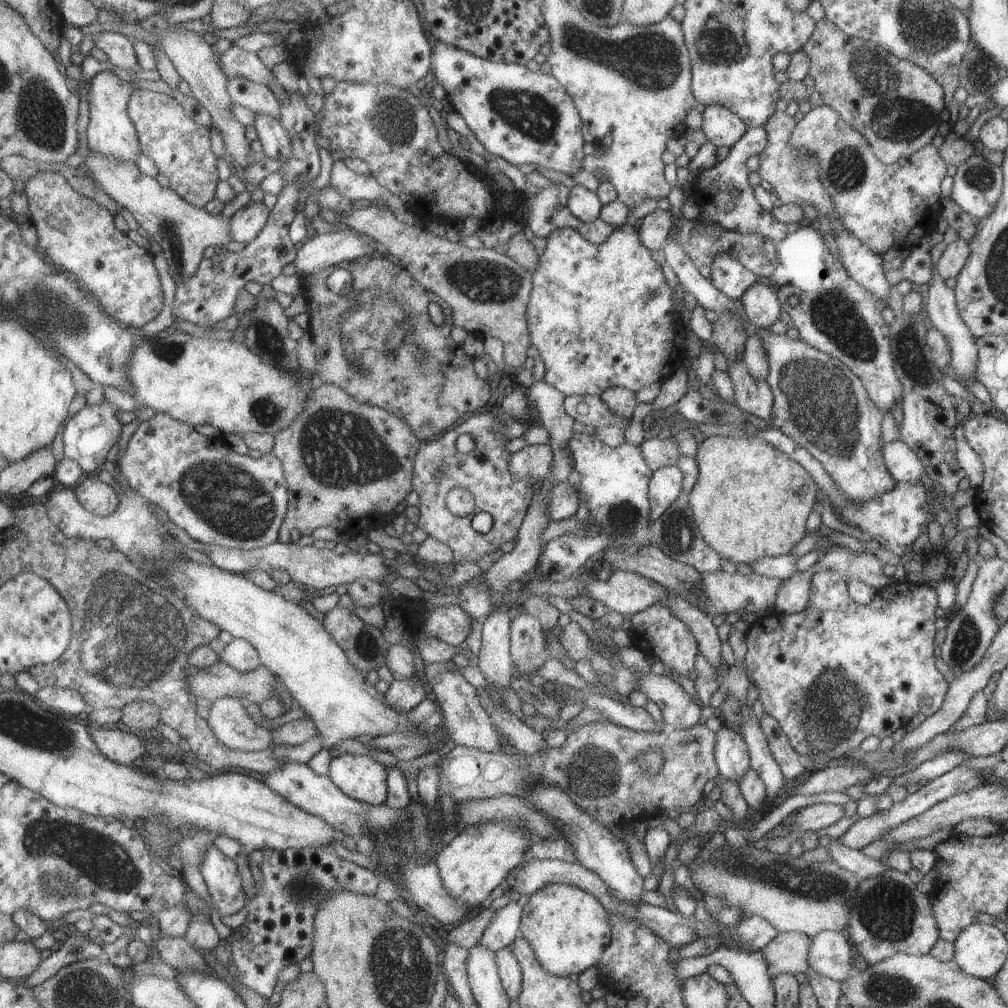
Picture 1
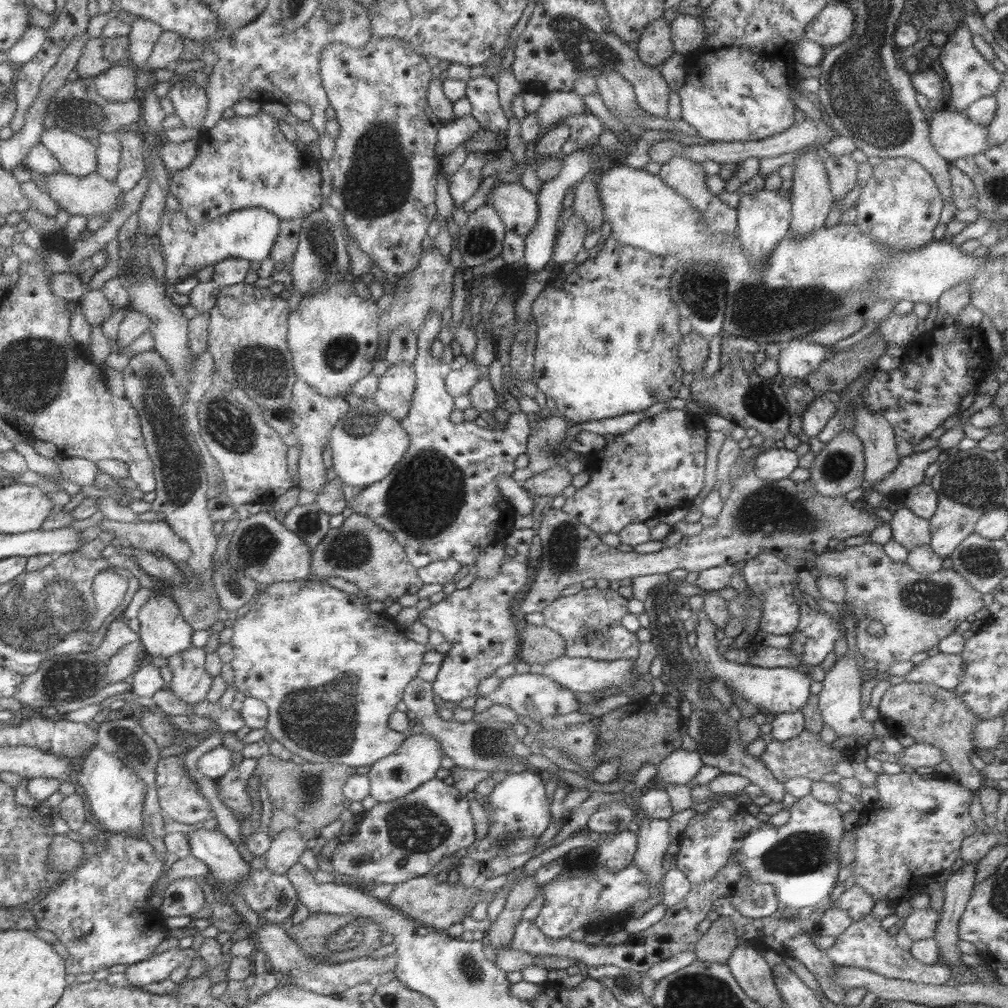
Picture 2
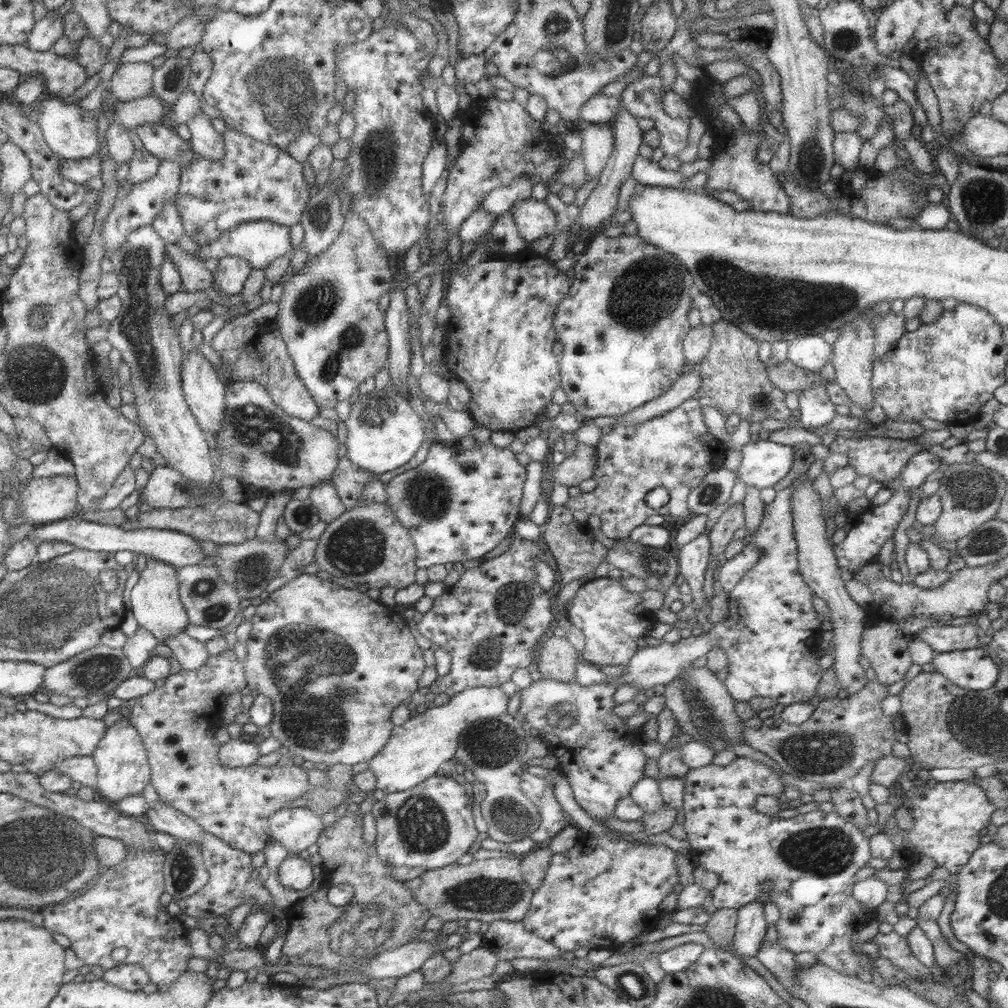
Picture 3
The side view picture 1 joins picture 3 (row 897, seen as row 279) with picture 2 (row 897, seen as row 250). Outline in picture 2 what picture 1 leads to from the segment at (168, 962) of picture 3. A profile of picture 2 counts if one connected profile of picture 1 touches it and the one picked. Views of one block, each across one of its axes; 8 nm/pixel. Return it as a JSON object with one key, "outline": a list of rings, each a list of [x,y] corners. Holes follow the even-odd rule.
{"outline":[[[116,833],[106,835],[106,848],[92,853],[84,867],[61,882],[53,892],[40,898],[32,907],[40,928],[53,932],[66,946],[66,968],[69,974],[97,972],[115,964],[132,965],[155,955],[168,932],[165,916],[149,904],[149,890],[165,872],[166,855],[161,855],[142,836]]]}

